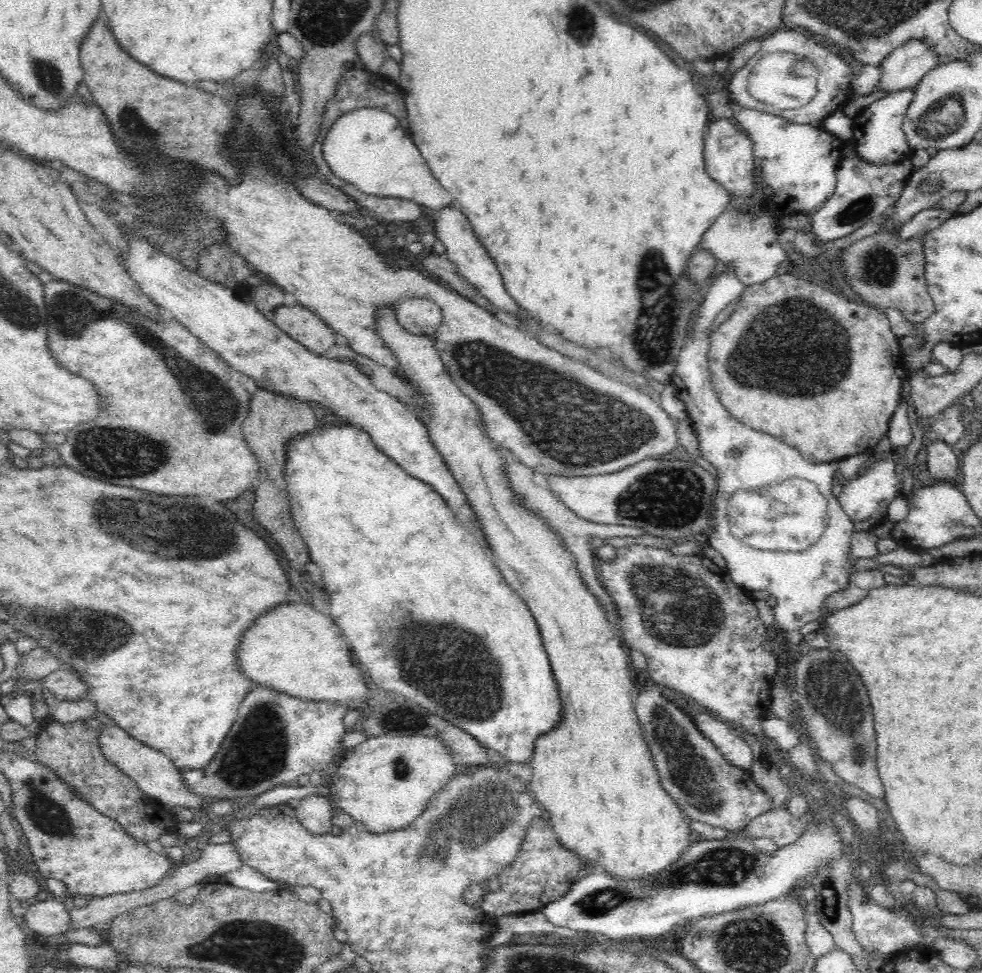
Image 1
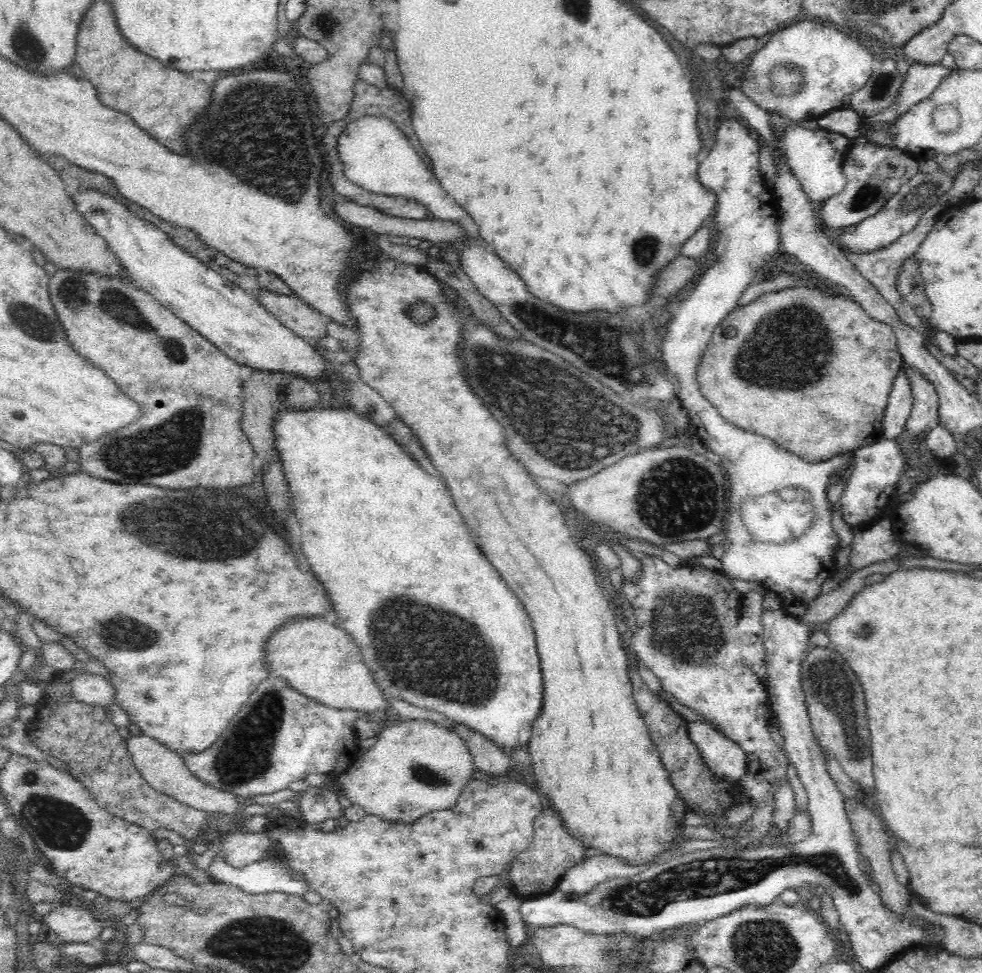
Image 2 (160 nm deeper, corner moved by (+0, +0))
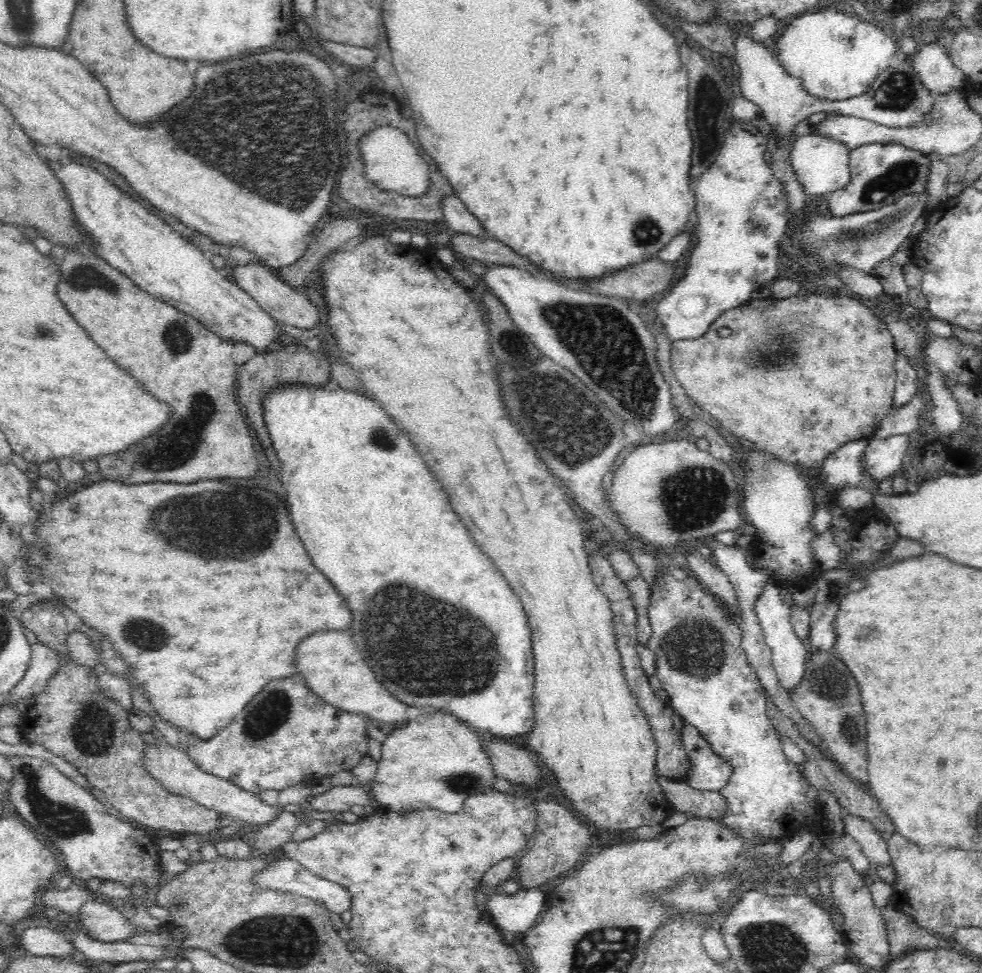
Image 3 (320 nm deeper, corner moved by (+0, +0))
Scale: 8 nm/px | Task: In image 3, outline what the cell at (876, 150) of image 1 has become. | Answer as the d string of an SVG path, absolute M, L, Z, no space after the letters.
M935 41L923 46L913 59L913 68L922 85L936 97L966 87L964 73L954 67L949 56L944 46Z

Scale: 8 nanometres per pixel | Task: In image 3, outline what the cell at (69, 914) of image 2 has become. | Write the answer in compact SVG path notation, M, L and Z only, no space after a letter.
M103 901L84 904L79 915L82 930L102 942L125 941L130 936L141 934L140 930L131 924L131 919L124 916L122 910L104 904Z

